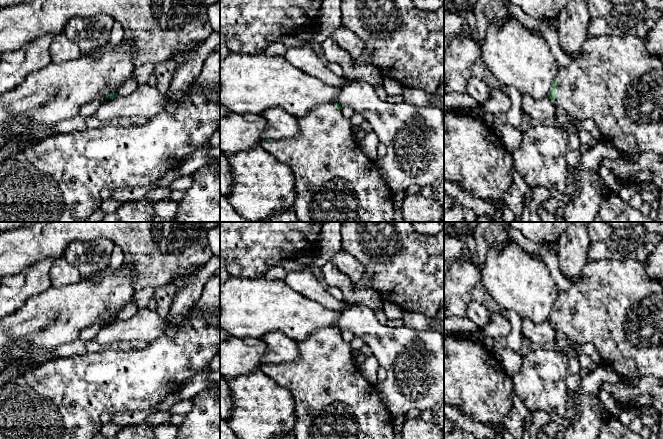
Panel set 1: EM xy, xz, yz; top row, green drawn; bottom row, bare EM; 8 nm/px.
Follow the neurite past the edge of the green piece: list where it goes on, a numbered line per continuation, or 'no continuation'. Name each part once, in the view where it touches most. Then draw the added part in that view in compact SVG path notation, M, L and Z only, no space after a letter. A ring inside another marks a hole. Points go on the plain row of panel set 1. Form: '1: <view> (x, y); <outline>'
1: yz (615, 306); M588 260L578 283L573 284L567 292L562 292L557 298L558 320L553 325L555 331L563 332L569 339L579 345L592 343L597 348L603 364L609 365L621 377L656 377L663 380L663 281L651 279L646 275L646 263L636 260Z

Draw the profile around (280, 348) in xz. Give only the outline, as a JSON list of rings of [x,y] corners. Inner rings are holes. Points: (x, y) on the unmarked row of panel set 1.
[[[280,331],[266,333],[260,338],[267,346],[261,363],[281,364],[294,361],[300,356],[298,342]]]

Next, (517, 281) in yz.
[[[516,241],[491,245],[481,271],[481,282],[489,295],[504,309],[516,312],[520,318],[540,324],[551,315],[560,291],[547,265],[522,249]]]

